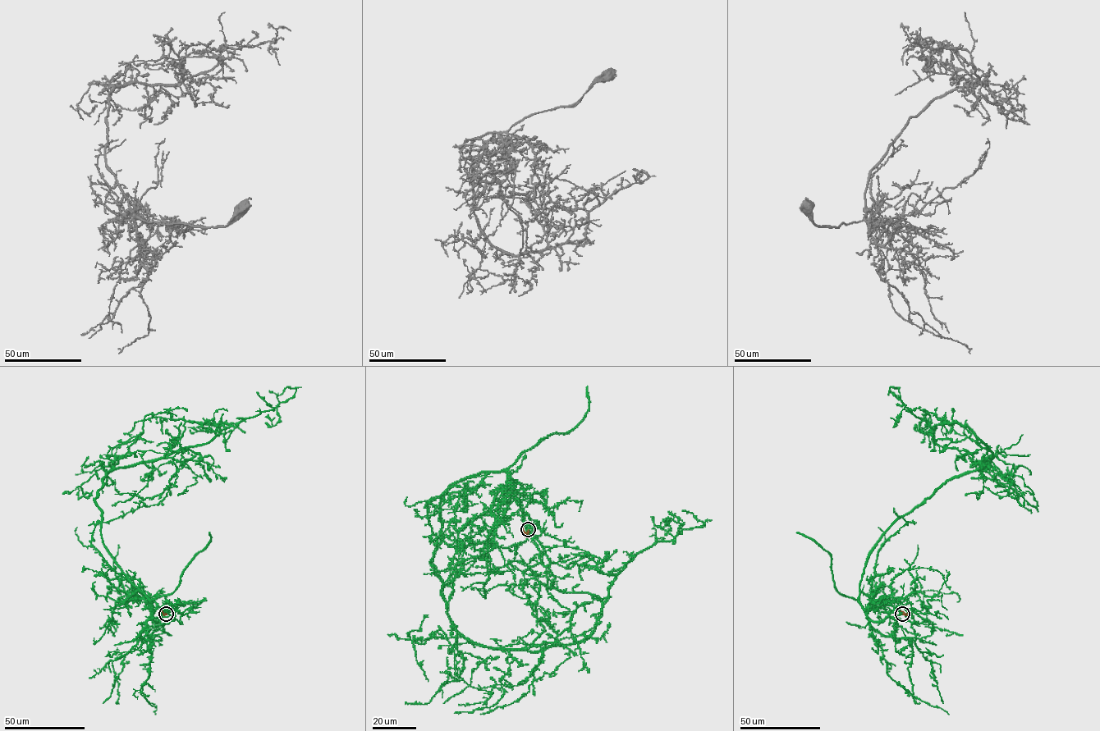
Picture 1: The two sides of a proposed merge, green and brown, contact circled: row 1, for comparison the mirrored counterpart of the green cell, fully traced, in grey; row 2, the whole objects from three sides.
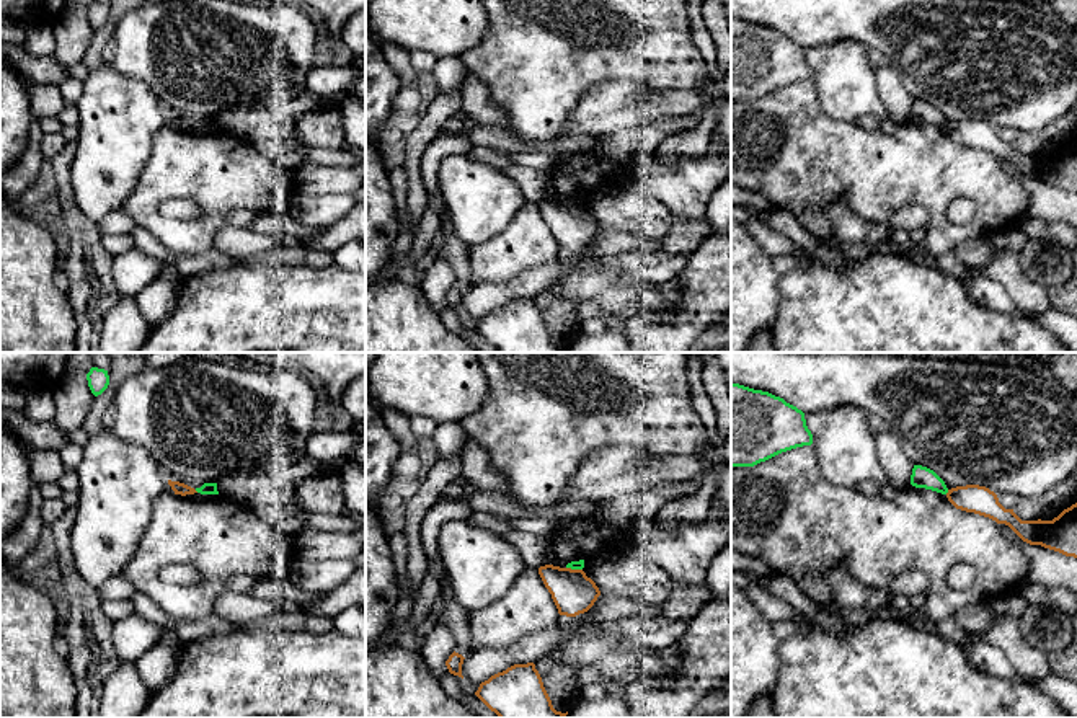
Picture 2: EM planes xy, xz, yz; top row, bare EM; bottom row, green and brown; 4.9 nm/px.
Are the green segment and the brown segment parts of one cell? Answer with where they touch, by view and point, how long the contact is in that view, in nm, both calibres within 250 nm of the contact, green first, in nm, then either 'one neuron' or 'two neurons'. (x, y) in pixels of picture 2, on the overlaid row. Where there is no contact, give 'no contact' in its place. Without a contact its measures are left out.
yz (947, 491) | 30 nm | 110/140 nm | two neurons

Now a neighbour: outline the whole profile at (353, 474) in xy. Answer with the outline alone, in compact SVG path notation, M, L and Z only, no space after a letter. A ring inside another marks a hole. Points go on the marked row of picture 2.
M346 460L339 476L346 512L366 522L366 465Z

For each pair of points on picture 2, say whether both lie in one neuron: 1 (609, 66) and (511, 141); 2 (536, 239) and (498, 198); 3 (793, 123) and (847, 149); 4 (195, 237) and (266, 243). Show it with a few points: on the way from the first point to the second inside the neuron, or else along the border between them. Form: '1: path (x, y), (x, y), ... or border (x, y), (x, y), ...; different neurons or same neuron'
1: border (511, 129), (519, 136), (540, 142); different neurons
2: border (527, 199), (498, 234), (485, 240); different neurons
3: path (806, 136), (819, 149), (834, 149); same neuron
4: border (226, 226), (217, 232), (211, 247); different neurons

